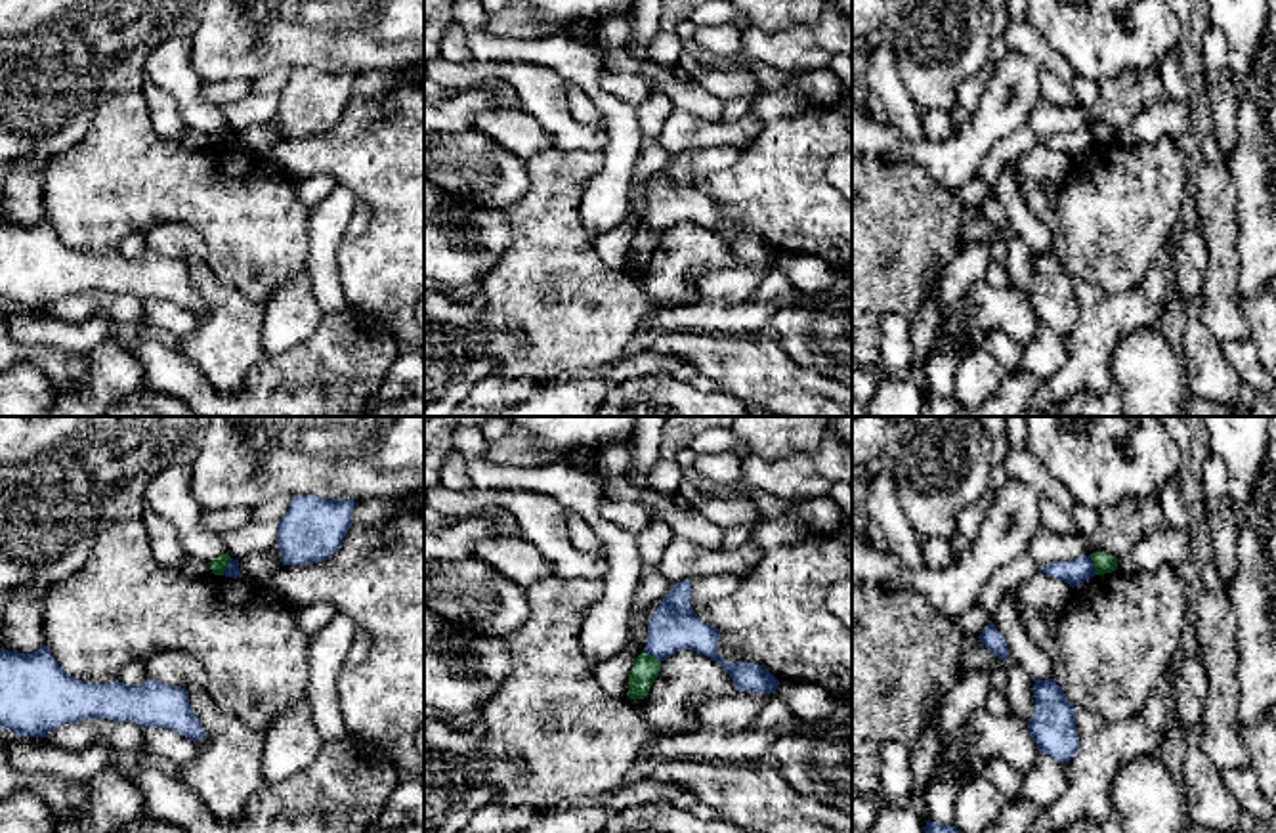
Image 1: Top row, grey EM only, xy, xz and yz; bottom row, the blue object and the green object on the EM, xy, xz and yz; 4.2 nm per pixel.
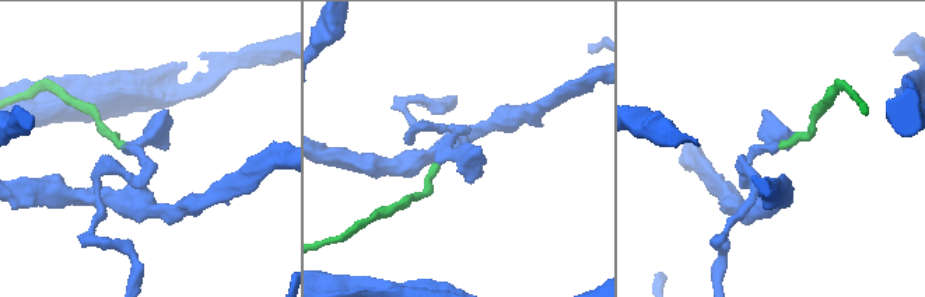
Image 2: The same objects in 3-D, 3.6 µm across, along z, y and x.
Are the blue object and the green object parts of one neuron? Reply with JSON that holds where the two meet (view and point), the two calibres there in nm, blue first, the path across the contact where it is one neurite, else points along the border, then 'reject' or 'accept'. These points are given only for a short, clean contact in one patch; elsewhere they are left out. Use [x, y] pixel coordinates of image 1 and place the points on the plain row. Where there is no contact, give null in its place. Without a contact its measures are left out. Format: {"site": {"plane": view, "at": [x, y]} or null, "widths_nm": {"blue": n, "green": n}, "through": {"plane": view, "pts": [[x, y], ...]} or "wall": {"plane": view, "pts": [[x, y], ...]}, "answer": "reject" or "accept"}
{"site": {"plane": "yz", "at": [1091, 138]}, "widths_nm": {"blue": 110, "green": 90}, "wall": {"plane": "yz", "pts": [[1089, 128], [1097, 146]]}, "answer": "reject"}

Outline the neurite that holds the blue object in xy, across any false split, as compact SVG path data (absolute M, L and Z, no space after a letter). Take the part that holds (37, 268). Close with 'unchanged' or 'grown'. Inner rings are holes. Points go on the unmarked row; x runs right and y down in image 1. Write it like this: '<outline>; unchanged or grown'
M48 218L34 225L0 224L0 300L13 302L23 310L46 310L53 300L88 290L136 294L141 300L170 300L193 313L206 310L201 292L191 283L189 266L181 258L151 250L139 258L126 258L118 252L88 256L67 246Z; unchanged

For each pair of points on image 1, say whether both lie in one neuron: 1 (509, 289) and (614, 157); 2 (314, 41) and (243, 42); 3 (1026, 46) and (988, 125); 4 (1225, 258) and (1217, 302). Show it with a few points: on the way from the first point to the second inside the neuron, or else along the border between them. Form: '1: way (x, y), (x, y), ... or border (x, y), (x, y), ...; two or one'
1: border (604, 161), (581, 197), (581, 222), (593, 235); two
2: way (295, 41), (270, 41), (256, 52); one
3: border (1009, 50), (1019, 50), (1040, 67); two
4: way (1223, 270), (1219, 291); one

